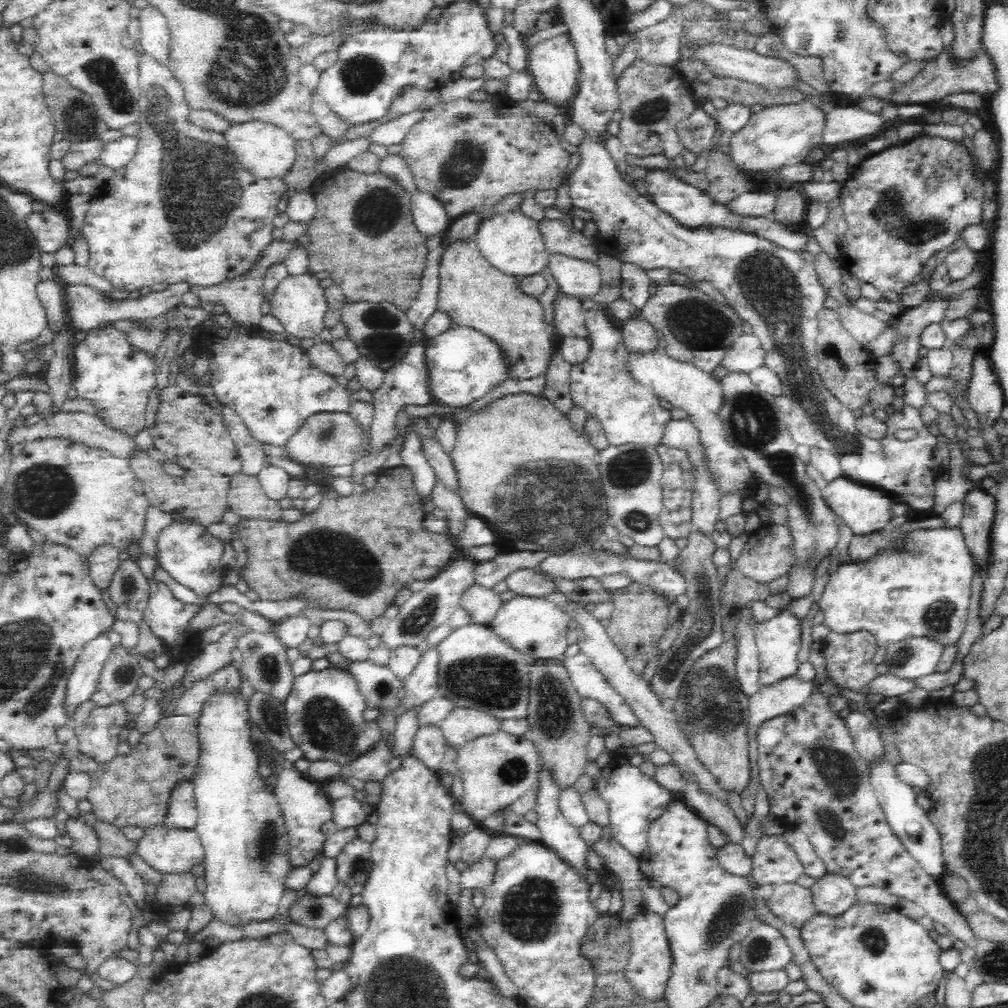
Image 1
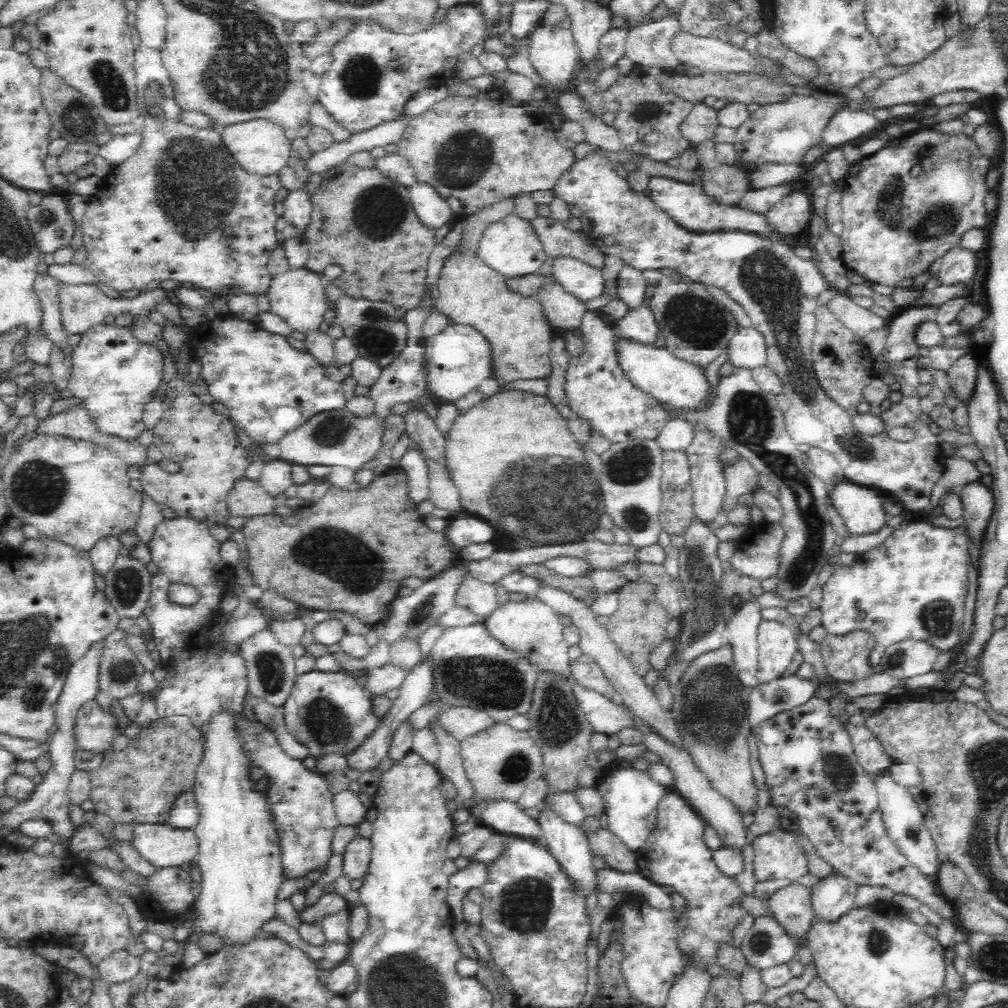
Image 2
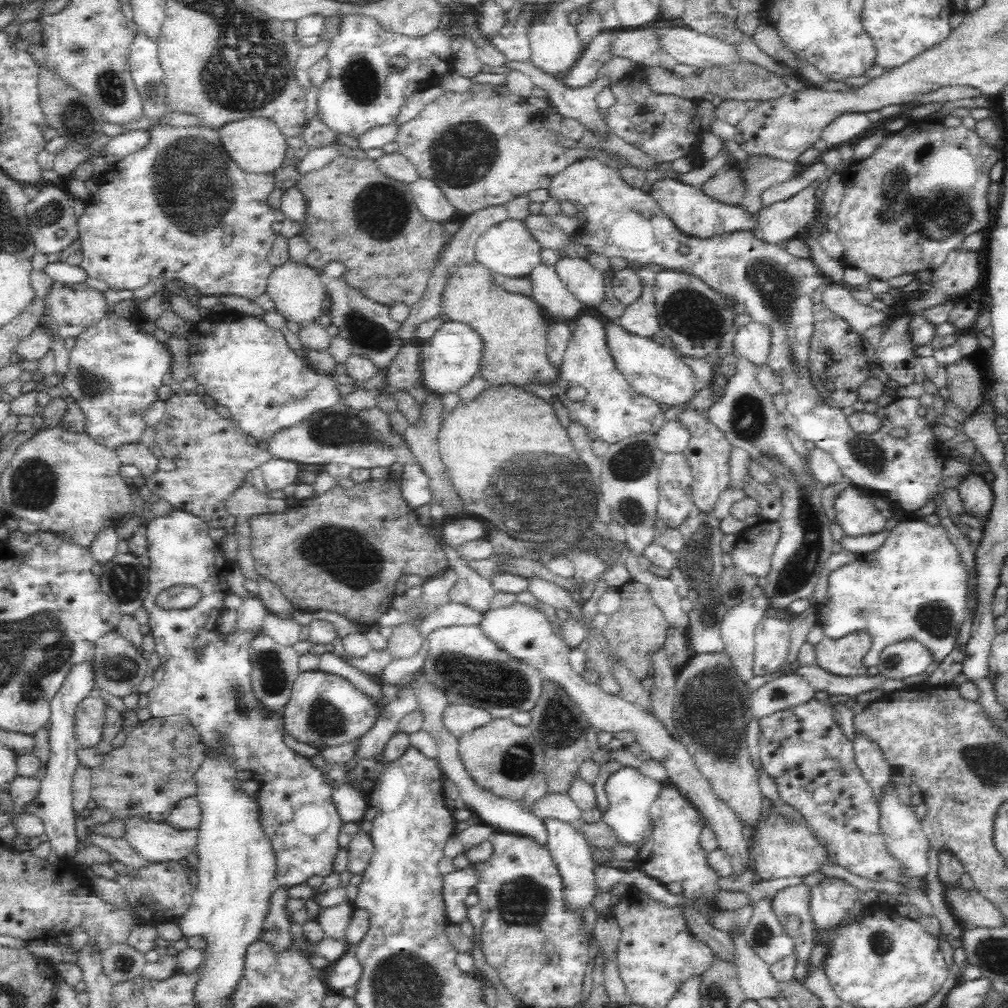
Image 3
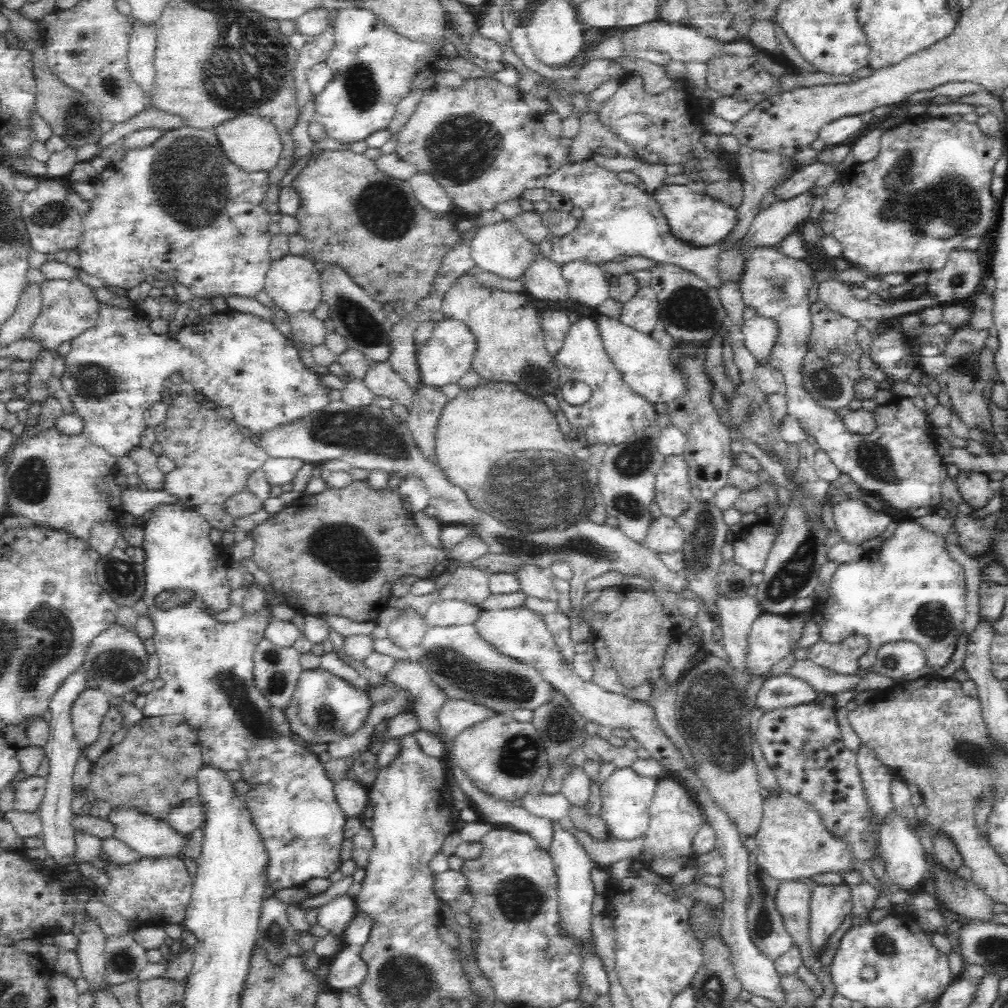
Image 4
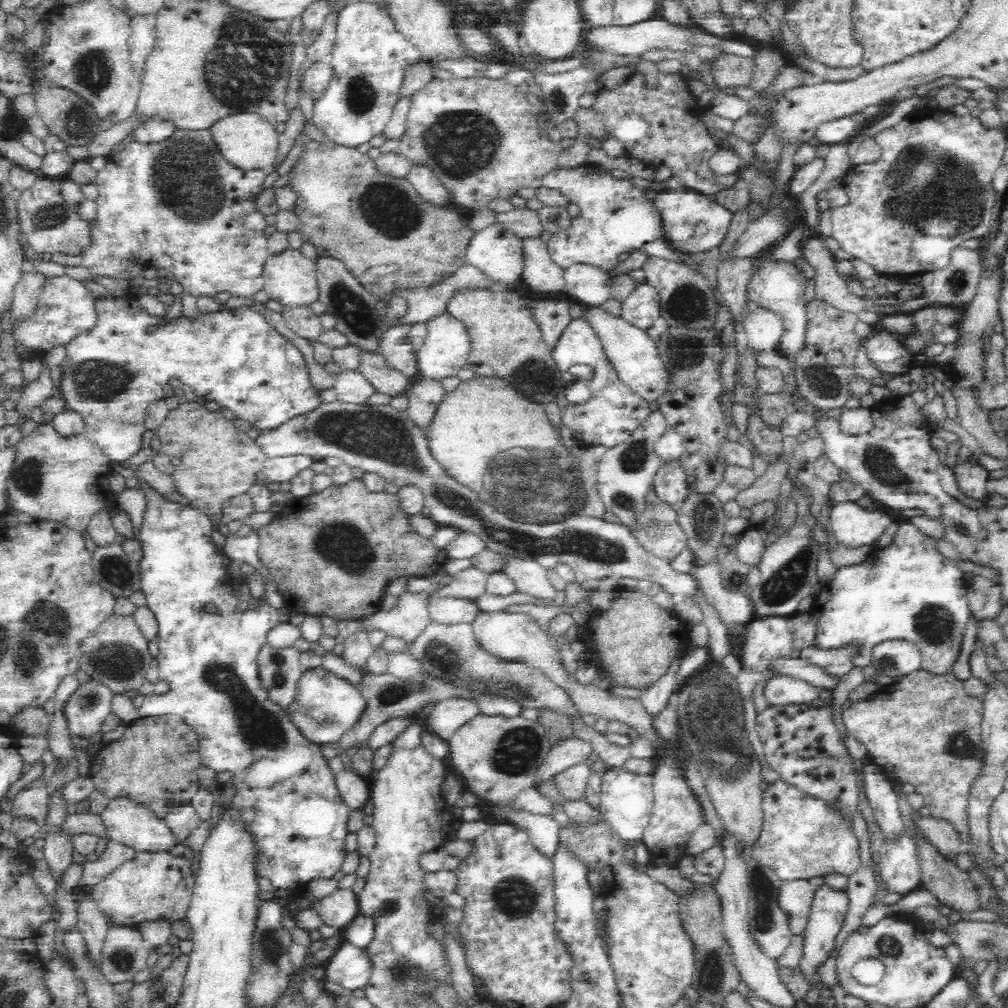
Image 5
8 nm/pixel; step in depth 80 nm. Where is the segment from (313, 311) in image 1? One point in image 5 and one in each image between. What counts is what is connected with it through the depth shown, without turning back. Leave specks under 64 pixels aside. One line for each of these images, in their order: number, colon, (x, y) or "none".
2: (296, 295)
3: (294, 286)
4: (292, 281)
5: (289, 277)

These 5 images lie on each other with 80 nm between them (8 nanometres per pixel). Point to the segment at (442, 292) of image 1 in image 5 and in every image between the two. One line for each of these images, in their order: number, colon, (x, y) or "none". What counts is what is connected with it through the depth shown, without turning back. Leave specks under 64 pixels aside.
2: (516, 329)
3: (514, 345)
4: (510, 347)
5: (506, 343)

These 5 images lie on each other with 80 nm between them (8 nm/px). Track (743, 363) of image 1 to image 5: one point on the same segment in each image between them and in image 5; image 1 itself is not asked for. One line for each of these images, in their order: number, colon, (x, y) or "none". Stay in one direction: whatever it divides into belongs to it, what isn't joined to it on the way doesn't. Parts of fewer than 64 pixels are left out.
2: (748, 348)
3: (753, 340)
4: (761, 333)
5: (764, 328)

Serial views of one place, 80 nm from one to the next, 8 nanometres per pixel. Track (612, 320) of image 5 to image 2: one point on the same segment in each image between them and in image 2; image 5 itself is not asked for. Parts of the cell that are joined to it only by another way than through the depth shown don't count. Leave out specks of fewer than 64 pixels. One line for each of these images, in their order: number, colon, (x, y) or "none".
2: (655, 371)
3: (653, 370)
4: (643, 365)

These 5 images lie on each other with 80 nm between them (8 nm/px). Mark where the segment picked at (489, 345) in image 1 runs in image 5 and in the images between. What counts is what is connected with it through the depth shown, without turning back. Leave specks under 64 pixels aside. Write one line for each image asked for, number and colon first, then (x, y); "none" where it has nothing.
2: (457, 361)
3: (449, 360)
4: (447, 356)
5: (443, 354)

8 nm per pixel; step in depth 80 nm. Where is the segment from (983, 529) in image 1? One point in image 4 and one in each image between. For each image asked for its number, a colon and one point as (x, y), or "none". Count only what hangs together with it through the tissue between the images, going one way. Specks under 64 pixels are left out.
2: (978, 502)
3: (977, 496)
4: (976, 489)

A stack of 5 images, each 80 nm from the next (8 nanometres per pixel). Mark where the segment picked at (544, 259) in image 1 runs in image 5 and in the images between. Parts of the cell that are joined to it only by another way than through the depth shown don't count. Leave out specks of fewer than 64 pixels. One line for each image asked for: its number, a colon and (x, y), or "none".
2: (510, 246)
3: (506, 248)
4: (498, 248)
5: (496, 253)

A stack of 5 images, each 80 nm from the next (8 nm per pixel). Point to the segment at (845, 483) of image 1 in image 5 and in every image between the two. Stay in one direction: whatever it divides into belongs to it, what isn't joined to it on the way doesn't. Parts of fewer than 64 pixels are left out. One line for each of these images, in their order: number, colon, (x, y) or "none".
2: (860, 507)
3: (855, 514)
4: (856, 523)
5: (851, 525)

